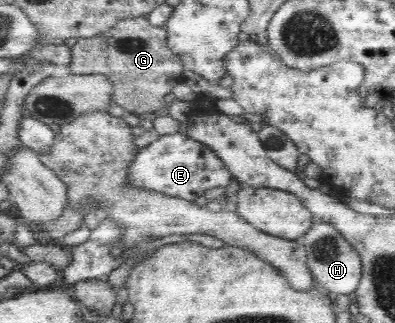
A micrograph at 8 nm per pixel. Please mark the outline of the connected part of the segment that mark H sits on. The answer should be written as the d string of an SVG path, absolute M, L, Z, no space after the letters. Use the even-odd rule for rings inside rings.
M314 221L310 231L305 233L307 251L307 264L318 283L318 287L324 292L338 294L350 294L358 287L362 277L361 257L354 246L346 239L340 230L328 221Z

